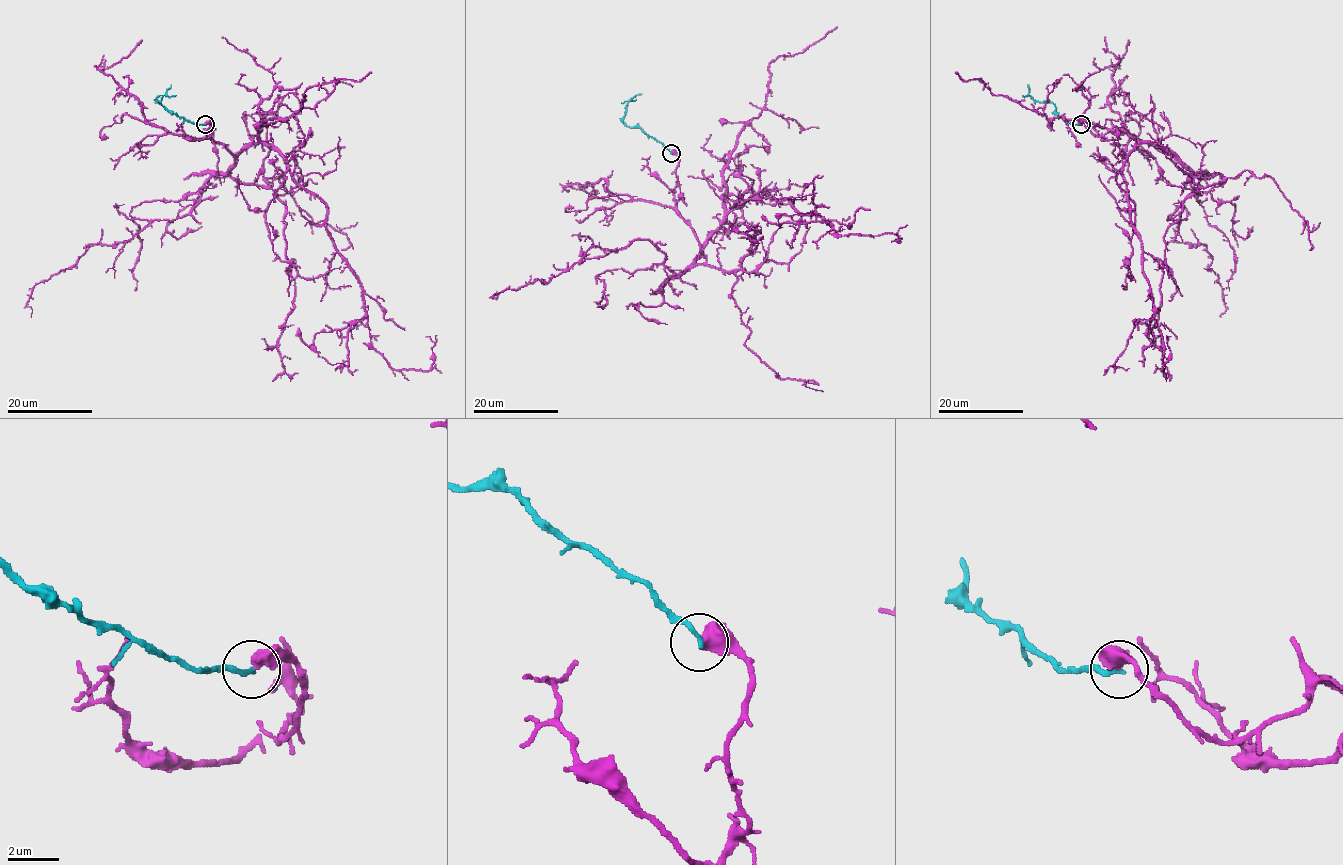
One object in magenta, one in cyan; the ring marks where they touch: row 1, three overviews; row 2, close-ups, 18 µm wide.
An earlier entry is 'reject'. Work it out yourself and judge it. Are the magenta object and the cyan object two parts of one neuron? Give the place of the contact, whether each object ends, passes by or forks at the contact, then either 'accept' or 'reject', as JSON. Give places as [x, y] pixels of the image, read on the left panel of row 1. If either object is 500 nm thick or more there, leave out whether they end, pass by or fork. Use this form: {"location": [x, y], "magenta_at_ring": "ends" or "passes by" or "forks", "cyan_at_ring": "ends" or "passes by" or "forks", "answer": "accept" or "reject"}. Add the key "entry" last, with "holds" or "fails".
{"location": [205, 124], "answer": "reject", "entry": "holds"}

